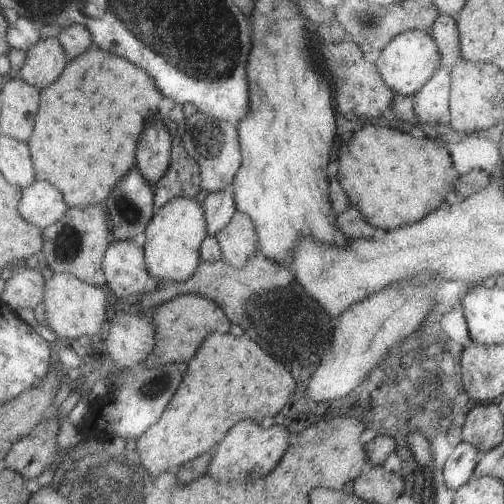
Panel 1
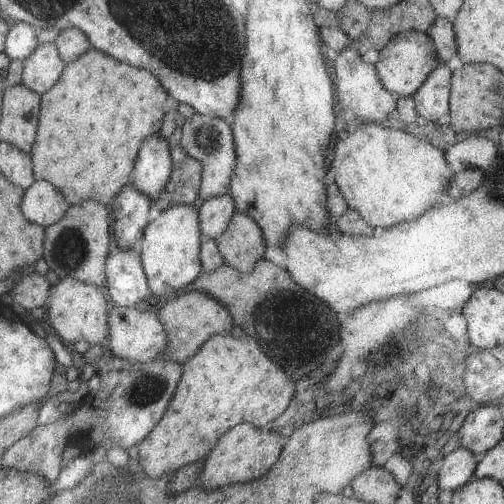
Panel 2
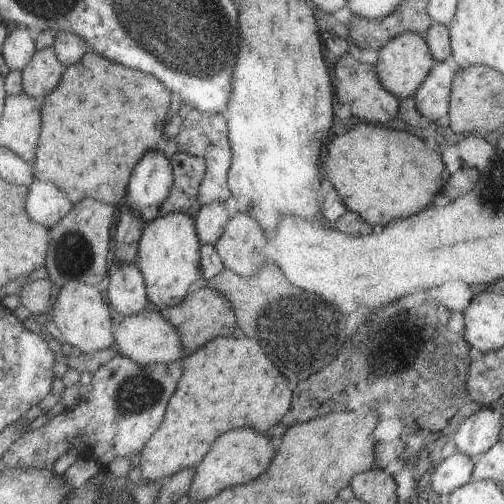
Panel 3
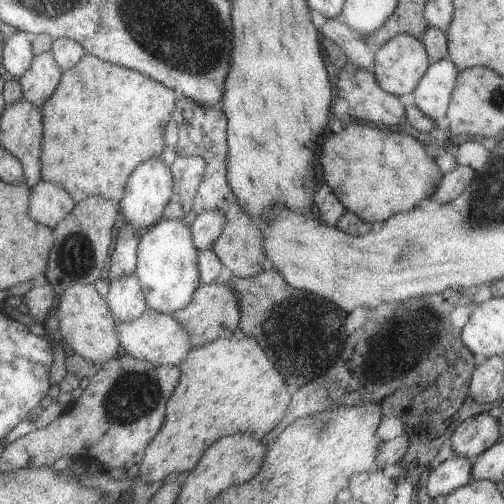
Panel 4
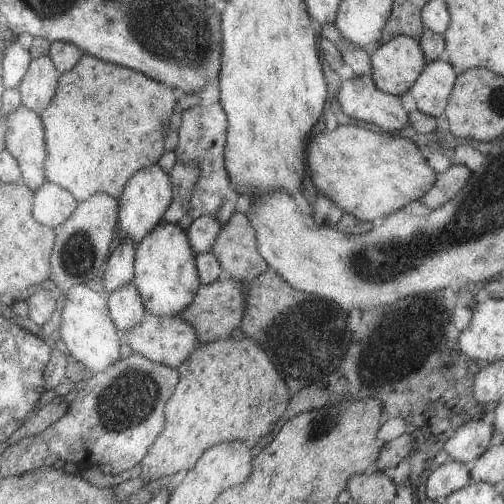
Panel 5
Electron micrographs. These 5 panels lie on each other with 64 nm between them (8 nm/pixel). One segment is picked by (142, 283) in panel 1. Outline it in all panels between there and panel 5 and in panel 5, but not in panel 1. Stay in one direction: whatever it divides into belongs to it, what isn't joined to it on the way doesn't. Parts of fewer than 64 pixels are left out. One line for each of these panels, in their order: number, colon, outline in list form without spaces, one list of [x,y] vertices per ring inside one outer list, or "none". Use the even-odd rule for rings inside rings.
2: [[[113,246],[111,254],[105,258],[105,286],[113,306],[127,310],[137,308],[137,302],[149,296],[147,276],[139,254]]]
3: [[[111,260],[107,278],[107,302],[111,310],[117,310],[121,316],[139,314],[147,302],[145,280],[137,268],[137,264],[115,264]]]
4: [[[135,274],[119,278],[109,284],[107,308],[111,316],[117,320],[117,324],[129,324],[147,310],[145,296]]]
5: [[[127,282],[125,286],[119,286],[109,294],[107,312],[119,332],[133,330],[133,326],[139,324],[147,314],[133,282]]]

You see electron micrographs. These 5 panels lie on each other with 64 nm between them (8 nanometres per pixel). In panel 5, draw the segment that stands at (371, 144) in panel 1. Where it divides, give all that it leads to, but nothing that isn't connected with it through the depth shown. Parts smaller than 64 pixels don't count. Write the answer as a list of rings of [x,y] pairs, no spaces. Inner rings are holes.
[[[337,126],[331,132],[315,134],[305,152],[315,188],[359,222],[371,222],[377,216],[387,218],[413,200],[435,210],[453,200],[473,174],[467,166],[451,166],[437,174],[427,166],[419,146],[409,138],[373,130],[375,128],[369,132],[357,126]]]

